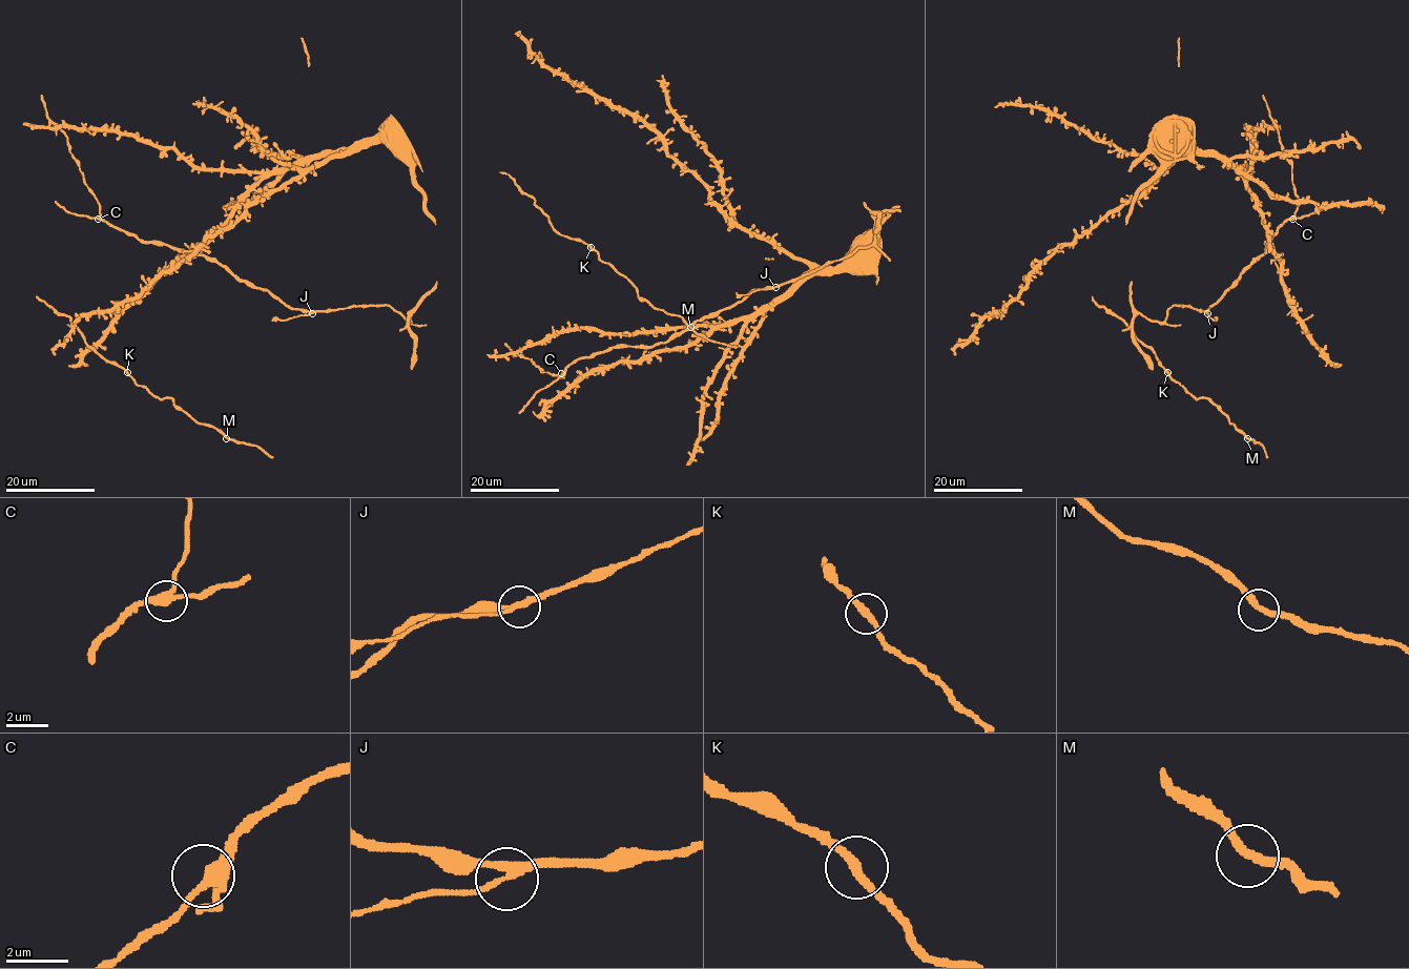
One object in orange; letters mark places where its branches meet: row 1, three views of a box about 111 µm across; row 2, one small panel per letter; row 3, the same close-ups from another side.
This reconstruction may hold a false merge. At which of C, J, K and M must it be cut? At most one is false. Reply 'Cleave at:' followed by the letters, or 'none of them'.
Cleave at: none of them

